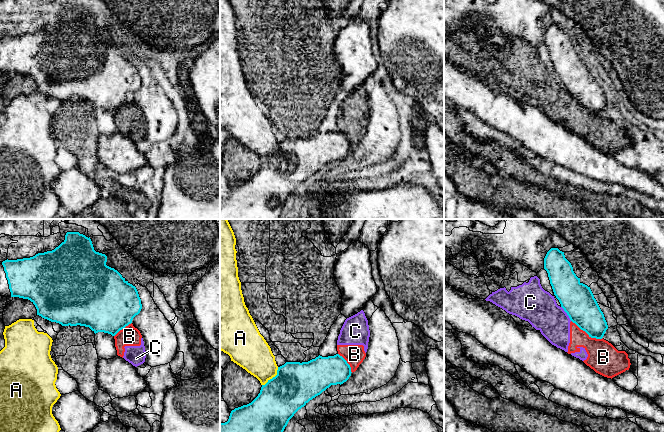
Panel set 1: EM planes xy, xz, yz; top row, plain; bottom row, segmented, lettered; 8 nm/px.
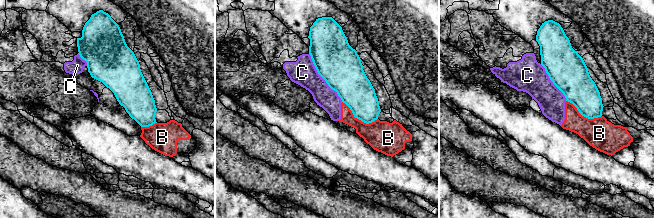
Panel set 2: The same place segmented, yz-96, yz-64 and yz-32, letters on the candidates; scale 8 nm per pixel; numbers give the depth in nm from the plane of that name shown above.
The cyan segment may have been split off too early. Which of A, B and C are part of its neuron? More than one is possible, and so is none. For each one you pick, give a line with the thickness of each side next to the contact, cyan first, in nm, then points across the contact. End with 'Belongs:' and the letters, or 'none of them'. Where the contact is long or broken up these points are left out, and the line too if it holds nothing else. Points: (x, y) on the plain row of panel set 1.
Belongs: none of them

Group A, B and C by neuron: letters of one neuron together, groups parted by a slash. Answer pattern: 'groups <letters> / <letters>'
groups A / B C

